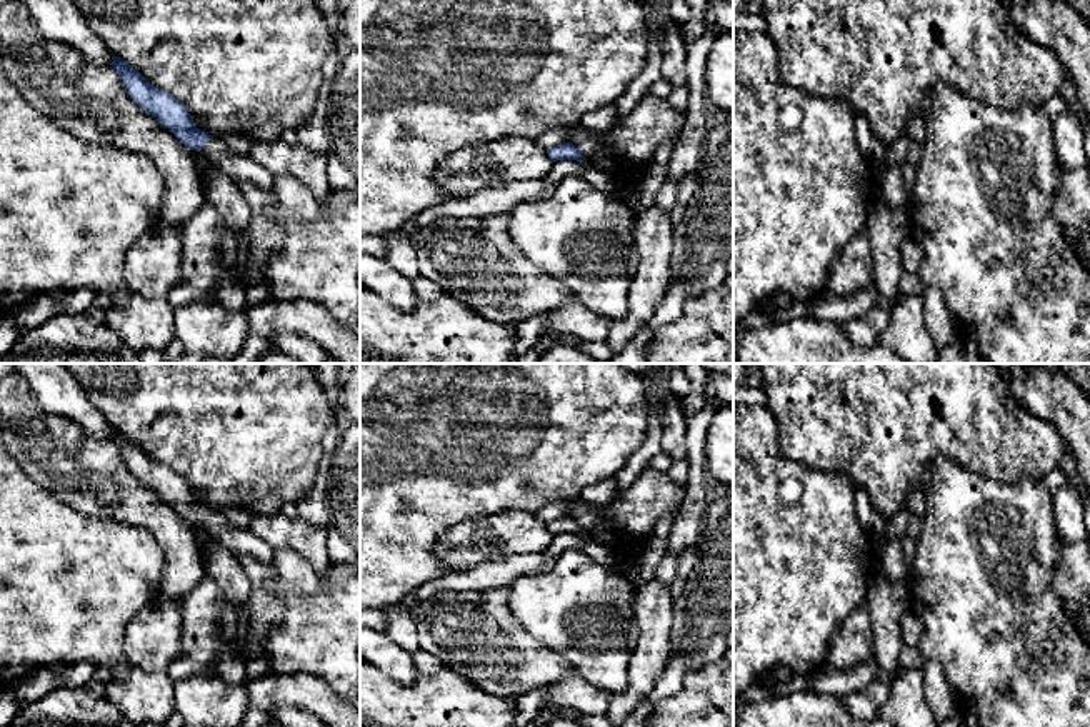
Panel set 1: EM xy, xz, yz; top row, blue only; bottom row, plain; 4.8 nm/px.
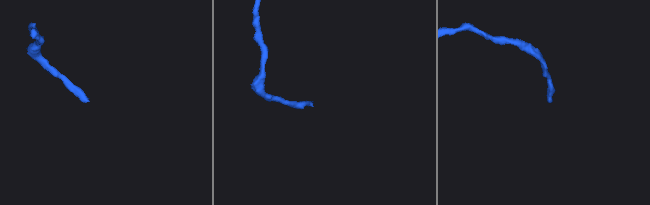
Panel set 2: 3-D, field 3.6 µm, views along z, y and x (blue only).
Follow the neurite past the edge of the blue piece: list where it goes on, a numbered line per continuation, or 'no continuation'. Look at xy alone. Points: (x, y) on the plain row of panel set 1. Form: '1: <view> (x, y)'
1: xy (237, 541)

